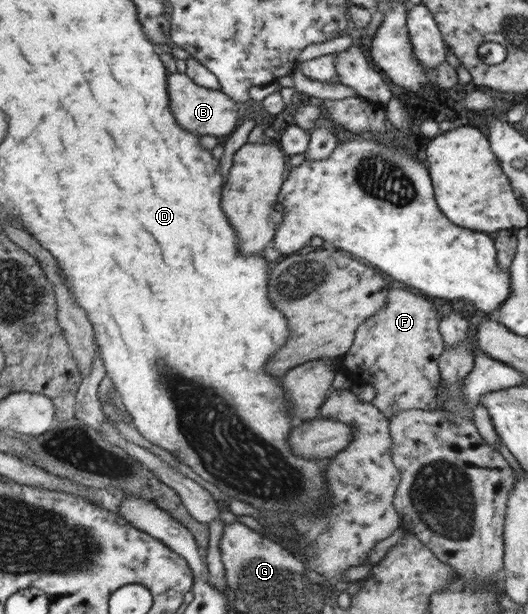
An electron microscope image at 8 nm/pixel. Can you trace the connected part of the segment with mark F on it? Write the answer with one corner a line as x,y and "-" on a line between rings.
397,285
387,291
384,308
355,329
353,343
343,354
339,373
355,387
362,383
371,385
375,396
370,403
387,418
396,411
437,408
434,393
440,382
438,359
445,346
438,332
437,312
437,305
424,295
415,295

